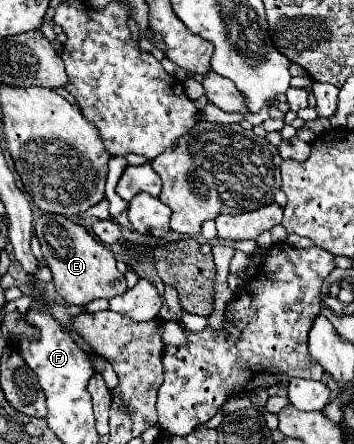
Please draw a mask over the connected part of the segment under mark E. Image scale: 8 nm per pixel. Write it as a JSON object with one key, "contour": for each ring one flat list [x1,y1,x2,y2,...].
{"contour":[[44,214,34,224,34,234,42,244,42,254,54,276,56,292,74,306,86,306,96,298,114,298,126,292,126,278,116,268,114,252,98,242,84,226,68,220,60,214]]}

